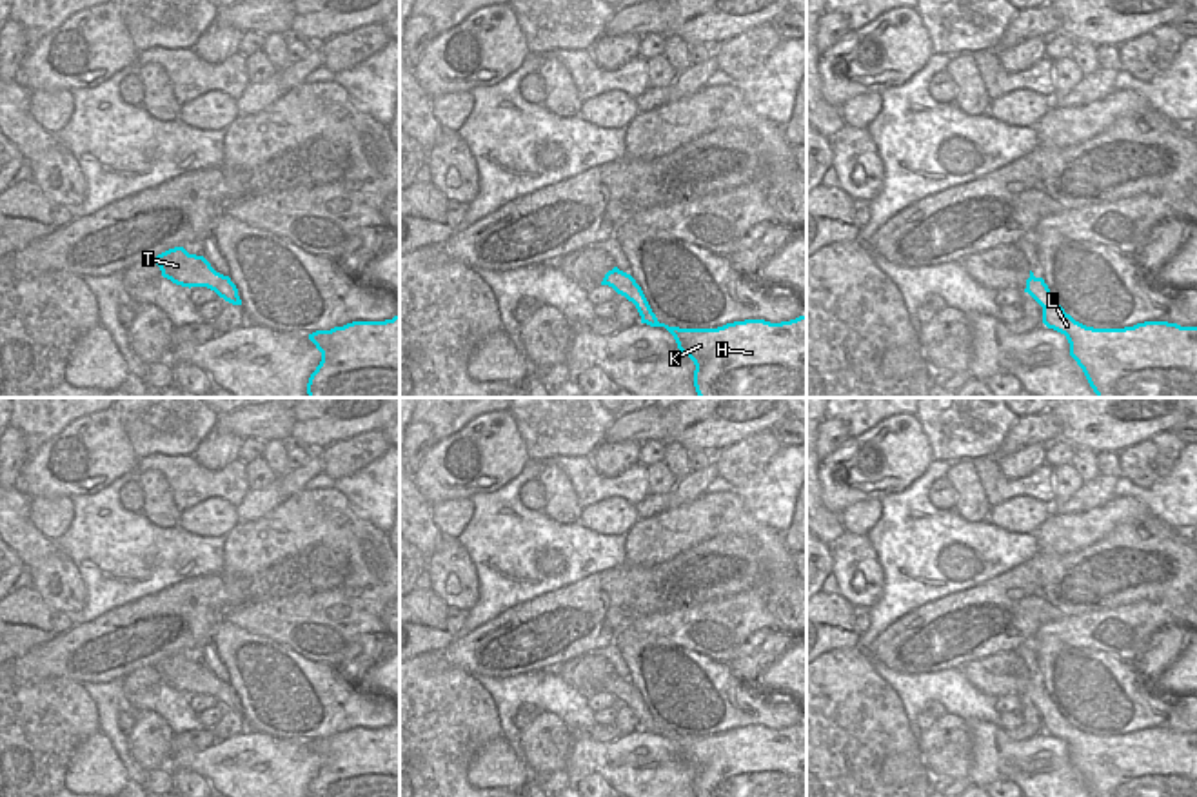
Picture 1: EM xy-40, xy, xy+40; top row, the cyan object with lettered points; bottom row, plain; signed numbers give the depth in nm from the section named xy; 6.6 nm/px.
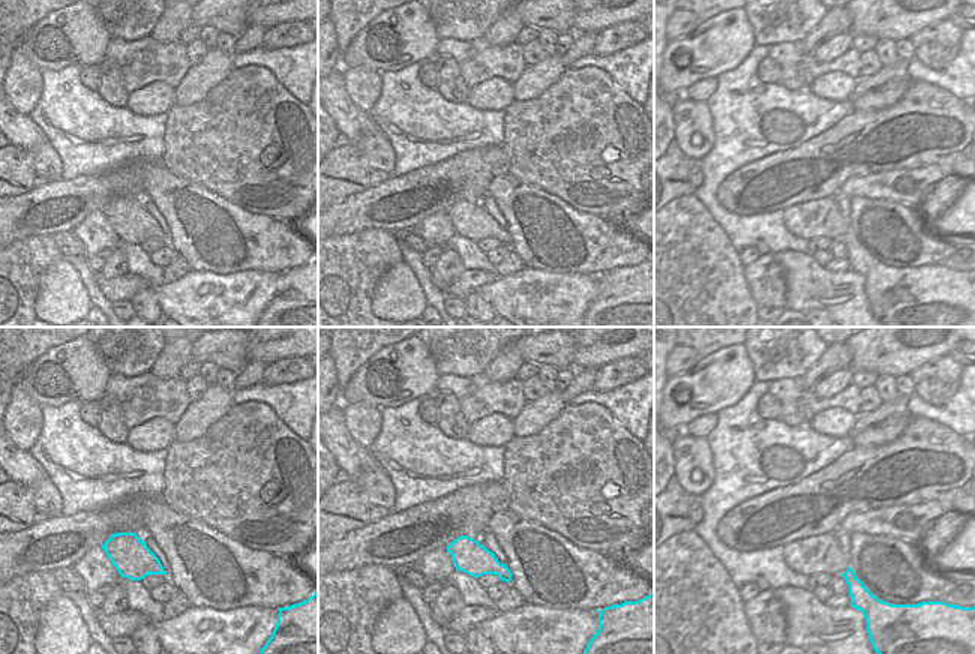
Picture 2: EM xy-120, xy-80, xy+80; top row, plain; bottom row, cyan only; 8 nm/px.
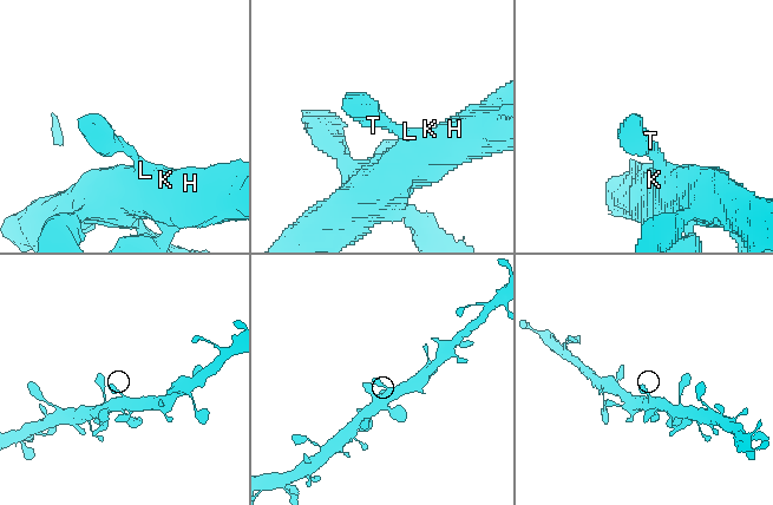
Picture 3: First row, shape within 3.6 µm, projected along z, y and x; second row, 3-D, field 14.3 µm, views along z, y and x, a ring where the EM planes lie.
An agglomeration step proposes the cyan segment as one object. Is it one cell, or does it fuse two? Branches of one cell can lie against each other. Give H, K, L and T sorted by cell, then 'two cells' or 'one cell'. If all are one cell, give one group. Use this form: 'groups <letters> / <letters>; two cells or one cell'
groups H K L T; one cell

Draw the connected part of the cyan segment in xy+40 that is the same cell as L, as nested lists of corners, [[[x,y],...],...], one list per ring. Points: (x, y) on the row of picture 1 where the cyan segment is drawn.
[[[1032,271],[1024,292],[1043,307],[1043,323],[1066,336],[1070,356],[1097,398],[1197,398],[1197,327],[1086,327],[1064,312]]]

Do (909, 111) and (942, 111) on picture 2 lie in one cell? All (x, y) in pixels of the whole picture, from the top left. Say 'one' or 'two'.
one

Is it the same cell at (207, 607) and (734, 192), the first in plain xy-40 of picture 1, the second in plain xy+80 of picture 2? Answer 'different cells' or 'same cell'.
same cell

